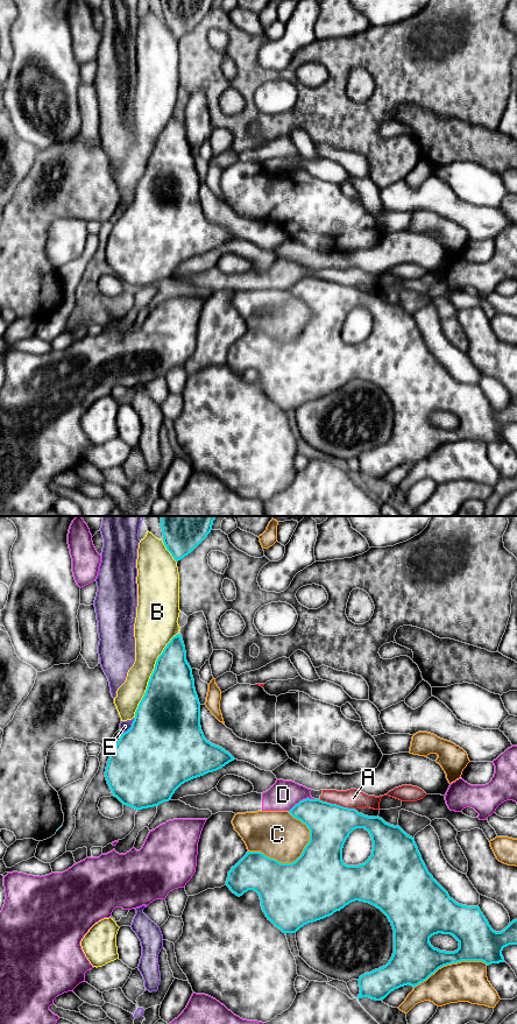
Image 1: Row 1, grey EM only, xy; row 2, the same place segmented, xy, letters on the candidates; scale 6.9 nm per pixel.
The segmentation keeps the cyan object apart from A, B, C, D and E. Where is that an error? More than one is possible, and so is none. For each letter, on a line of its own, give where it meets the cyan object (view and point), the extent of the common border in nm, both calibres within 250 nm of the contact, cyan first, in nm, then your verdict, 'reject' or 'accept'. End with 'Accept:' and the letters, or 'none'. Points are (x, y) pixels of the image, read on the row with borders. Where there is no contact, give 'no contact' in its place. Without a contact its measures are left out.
A: contact xy (338, 805); length 260 nm; calibres 300 and 140 nm; reject
B: contact xy (150, 676); length 650 nm; calibres 400 and 220 nm; reject
C: contact xy (287, 863); length 460 nm; calibres 440 and 320 nm; reject
D: contact xy (301, 800); length 200 nm; calibres 280 and 200 nm; reject
E: contact xy (132, 726); length 130 nm; calibres 500 and 70 nm; reject
Accept: none

